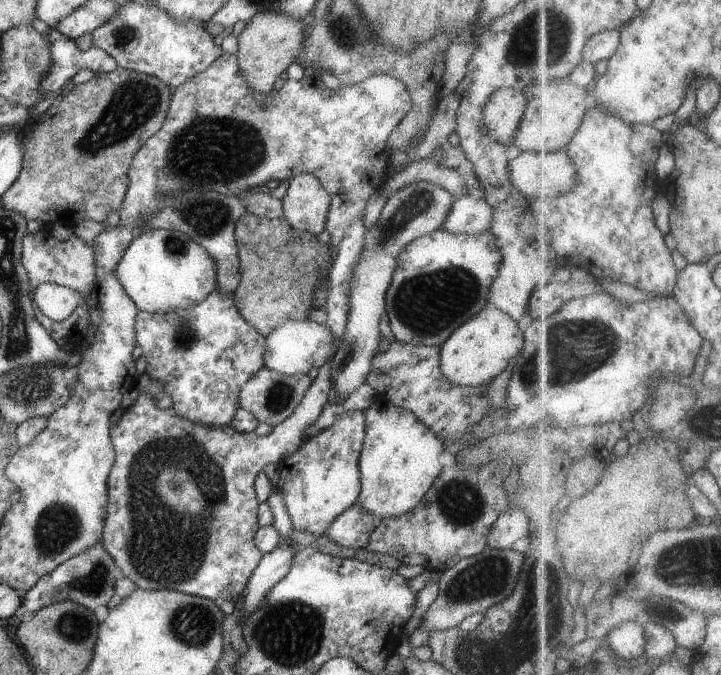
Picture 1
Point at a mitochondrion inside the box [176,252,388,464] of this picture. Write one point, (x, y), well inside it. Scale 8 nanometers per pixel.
(280, 394)

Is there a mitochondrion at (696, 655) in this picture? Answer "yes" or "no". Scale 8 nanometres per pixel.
no

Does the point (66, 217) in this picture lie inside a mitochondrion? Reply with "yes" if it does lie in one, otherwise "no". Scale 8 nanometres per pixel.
no

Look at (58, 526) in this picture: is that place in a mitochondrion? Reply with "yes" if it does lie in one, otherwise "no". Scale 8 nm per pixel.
yes

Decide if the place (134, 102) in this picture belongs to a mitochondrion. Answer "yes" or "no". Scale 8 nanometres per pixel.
yes

